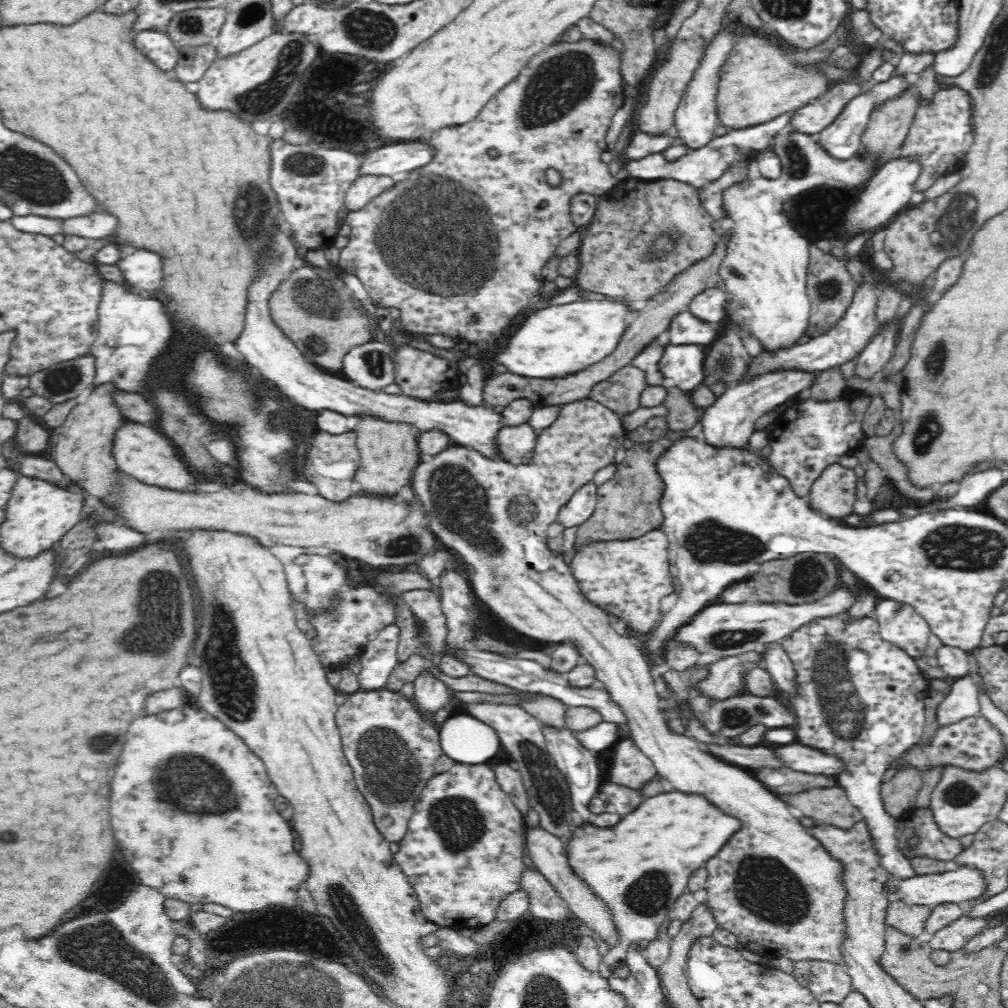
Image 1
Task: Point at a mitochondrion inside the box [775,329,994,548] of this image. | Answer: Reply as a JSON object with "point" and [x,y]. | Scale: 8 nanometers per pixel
{"point":[928,430]}

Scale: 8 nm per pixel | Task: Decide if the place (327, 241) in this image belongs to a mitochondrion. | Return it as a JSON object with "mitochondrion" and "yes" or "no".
{"mitochondrion":"no"}

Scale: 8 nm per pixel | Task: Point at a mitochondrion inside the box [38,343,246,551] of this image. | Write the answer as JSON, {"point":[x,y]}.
{"point":[61,382]}

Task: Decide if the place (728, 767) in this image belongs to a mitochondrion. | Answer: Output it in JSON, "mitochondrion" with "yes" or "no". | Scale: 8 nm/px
{"mitochondrion":"no"}

